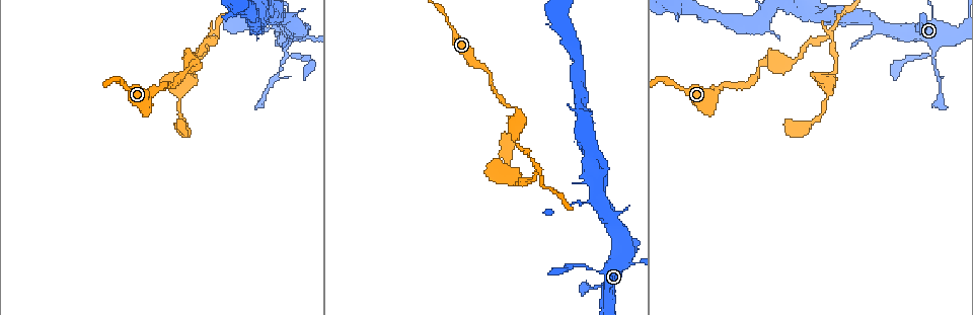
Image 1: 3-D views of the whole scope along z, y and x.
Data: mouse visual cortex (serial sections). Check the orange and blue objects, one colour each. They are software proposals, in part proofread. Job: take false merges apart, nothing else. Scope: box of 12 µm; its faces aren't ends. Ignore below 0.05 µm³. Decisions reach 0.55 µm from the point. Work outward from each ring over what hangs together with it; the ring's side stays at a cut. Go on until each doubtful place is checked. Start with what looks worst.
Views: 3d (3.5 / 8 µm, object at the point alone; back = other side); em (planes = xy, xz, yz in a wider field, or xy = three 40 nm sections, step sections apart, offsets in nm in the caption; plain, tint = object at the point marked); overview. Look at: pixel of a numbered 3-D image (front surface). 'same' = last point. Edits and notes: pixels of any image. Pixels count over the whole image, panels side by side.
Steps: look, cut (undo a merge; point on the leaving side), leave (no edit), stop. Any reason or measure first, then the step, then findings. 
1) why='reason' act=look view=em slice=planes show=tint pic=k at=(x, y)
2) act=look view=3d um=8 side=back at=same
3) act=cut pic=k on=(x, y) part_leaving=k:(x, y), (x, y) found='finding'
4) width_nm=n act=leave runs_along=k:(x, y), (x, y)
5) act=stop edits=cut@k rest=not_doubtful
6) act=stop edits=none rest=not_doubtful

why='narrows sharply' act=look view=3d um=3.5 pic=1 at=(281, 66)

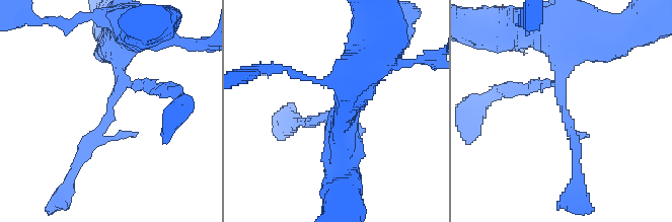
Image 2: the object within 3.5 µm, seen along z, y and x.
act=leave runs_along=2:(121, 50), (118, 96), (74, 168) found='all the same cell'

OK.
why='thin neck' act=look view=3d um=8 pic=1 at=(192, 65)

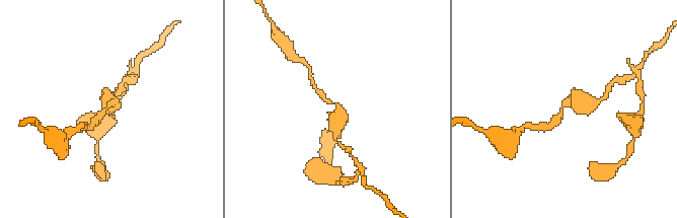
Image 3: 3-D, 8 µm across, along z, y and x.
act=look view=3d um=3.5 side=back pic=3 at=(561, 107)

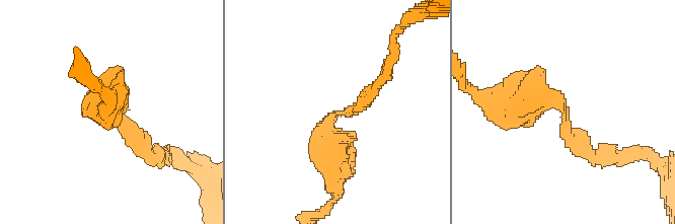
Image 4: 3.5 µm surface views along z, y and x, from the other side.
arm_widths_nm=250,450 act=leave runs_along=4:(586, 152), (557, 102), (506, 102) found='one cell here'

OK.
why='a narrow waist' act=look view=3d um=3.5 pic=1 at=(829, 35)

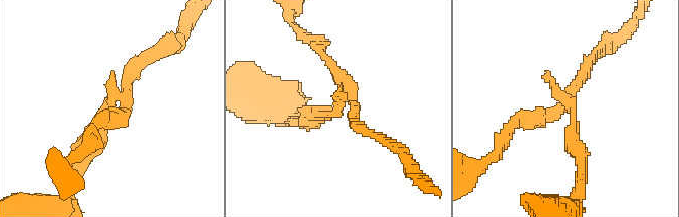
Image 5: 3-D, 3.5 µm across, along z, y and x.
act=look view=em slice=planes show=tint pic=5 at=(349, 103)

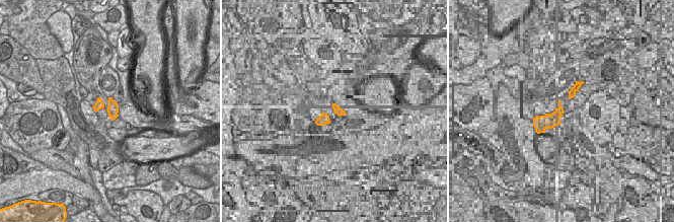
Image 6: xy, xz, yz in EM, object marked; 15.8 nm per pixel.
act=look view=em slice=xy step=5 show=tint at=same

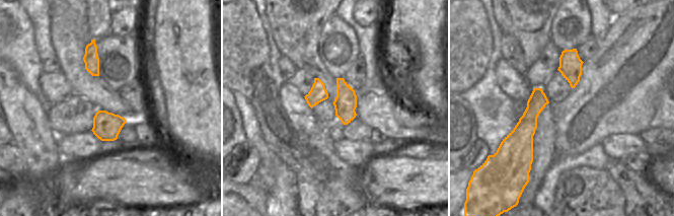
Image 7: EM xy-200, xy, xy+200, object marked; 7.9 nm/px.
act=leave runs_along=7:(538, 90), (526, 126), (529, 159) found='continuous, no second cell'

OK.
act=stop edits=none rest=not_doubtful

